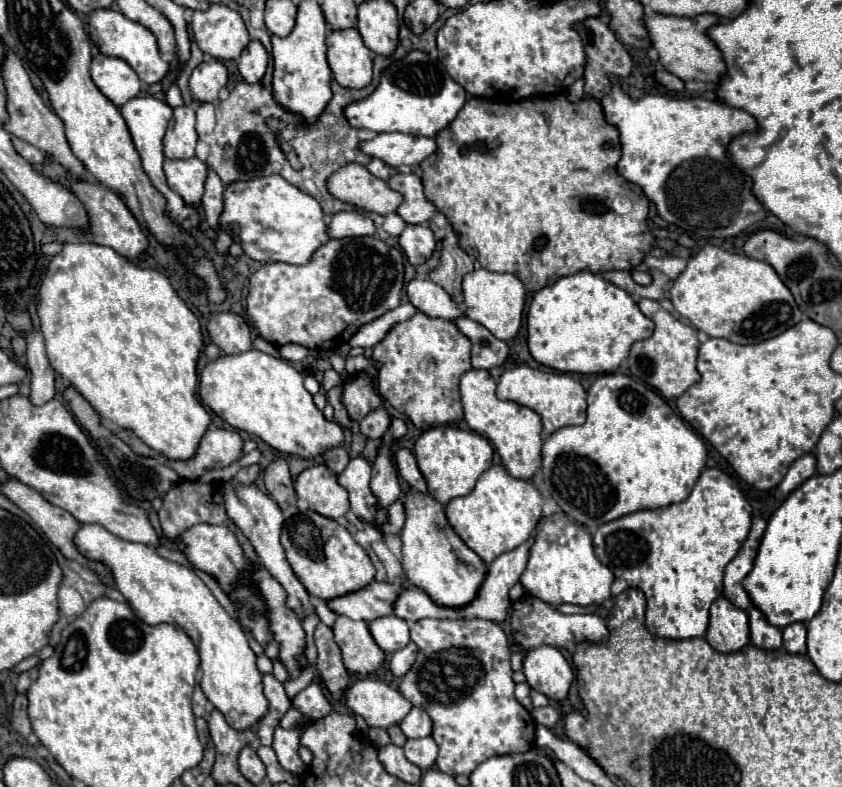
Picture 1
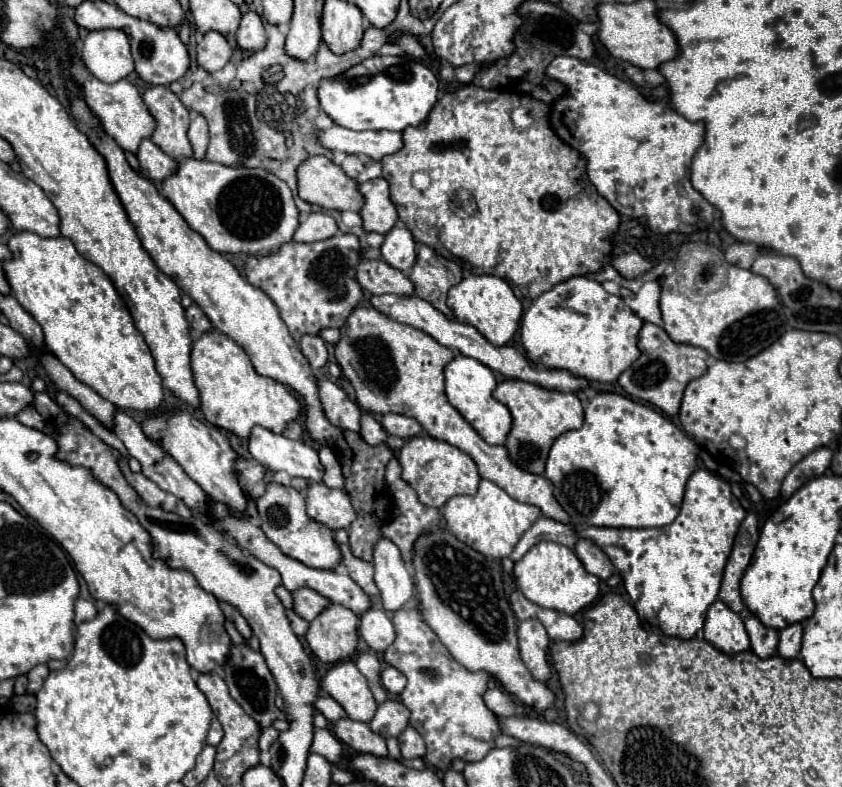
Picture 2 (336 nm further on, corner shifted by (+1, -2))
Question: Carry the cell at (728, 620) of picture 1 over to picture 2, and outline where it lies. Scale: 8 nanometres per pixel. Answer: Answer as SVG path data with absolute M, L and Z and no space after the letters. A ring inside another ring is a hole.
M717 599L705 617L705 639L723 653L741 653L749 649L749 637L743 619Z

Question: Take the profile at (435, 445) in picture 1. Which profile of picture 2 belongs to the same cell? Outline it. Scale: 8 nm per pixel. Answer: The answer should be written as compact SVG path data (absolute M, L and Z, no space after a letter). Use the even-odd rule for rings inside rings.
M417 435L409 439L399 451L399 463L403 469L403 479L409 481L411 487L417 491L419 501L437 509L441 509L453 495L477 493L477 485L481 481L477 465L467 453L429 435Z

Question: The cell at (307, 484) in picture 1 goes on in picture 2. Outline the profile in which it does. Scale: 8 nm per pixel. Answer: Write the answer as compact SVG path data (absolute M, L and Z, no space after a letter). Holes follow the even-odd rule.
M311 483L307 487L307 515L333 531L349 529L355 521L355 509L349 495L323 483Z

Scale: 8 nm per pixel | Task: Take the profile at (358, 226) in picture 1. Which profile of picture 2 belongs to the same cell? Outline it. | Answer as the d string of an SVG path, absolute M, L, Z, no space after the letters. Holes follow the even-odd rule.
M311 213L295 231L293 239L299 243L313 243L333 237L339 231L337 221L327 213Z

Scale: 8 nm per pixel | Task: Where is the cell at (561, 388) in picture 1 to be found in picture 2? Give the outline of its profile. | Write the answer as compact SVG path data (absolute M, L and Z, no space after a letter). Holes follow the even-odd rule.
M505 379L497 385L493 391L493 397L509 407L513 415L513 429L509 431L505 447L509 449L509 455L513 463L525 471L531 473L543 473L547 453L553 445L553 441L571 429L579 429L583 425L583 407L577 395L545 389L541 385L533 385L529 381L519 379Z

